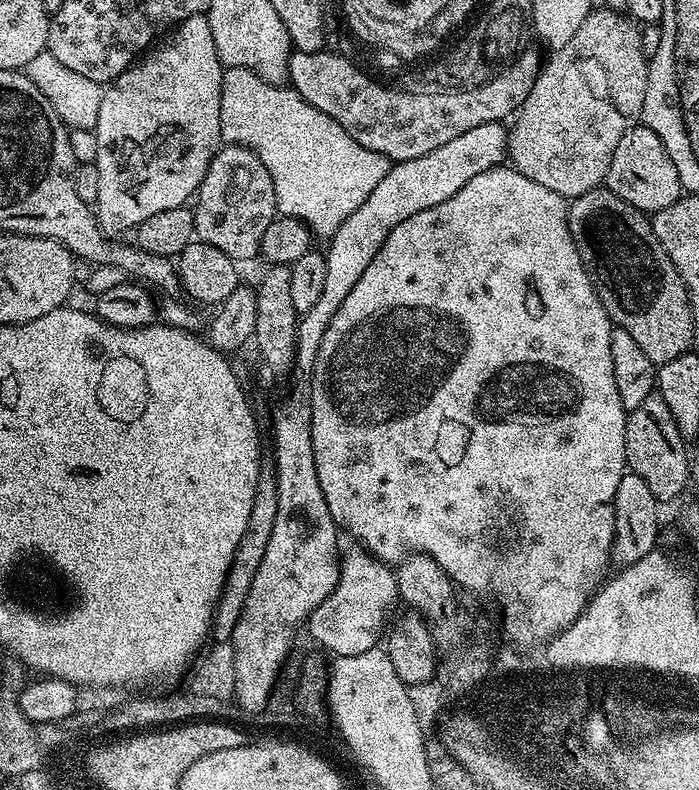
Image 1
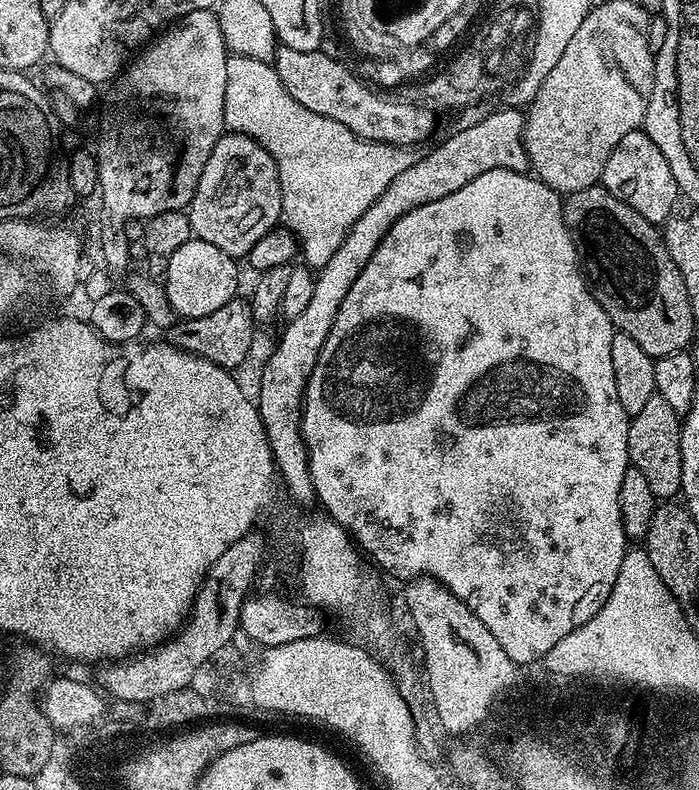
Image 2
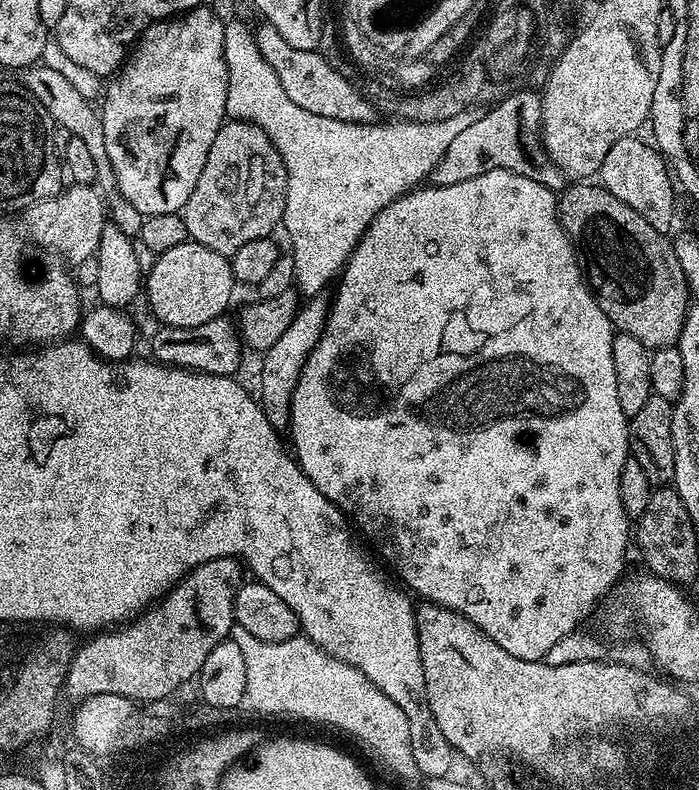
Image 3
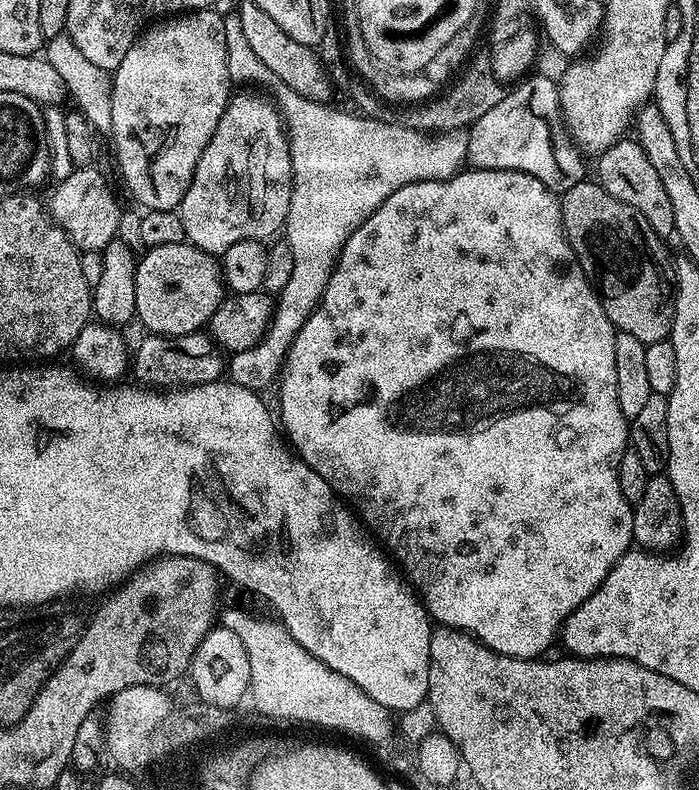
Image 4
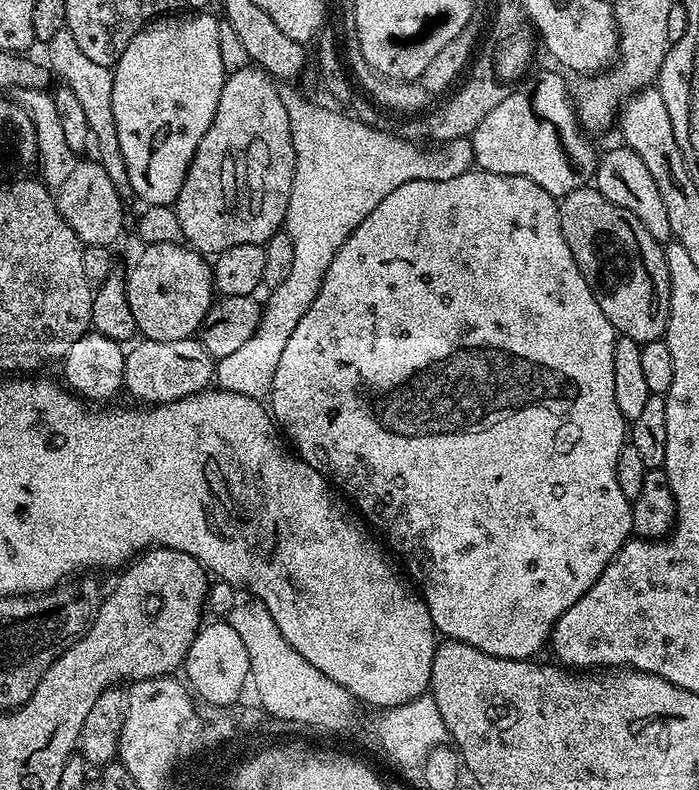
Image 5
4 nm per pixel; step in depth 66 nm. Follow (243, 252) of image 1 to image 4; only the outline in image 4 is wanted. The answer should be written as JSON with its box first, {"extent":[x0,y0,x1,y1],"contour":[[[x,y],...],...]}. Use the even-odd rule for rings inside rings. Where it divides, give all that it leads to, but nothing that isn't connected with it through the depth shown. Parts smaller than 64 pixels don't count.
{"extent":[178,95,292,254],"contour":[[[233,95],[178,207],[187,243],[223,254],[234,242],[267,241],[285,227],[291,197],[292,159],[279,113],[258,96]]]}

